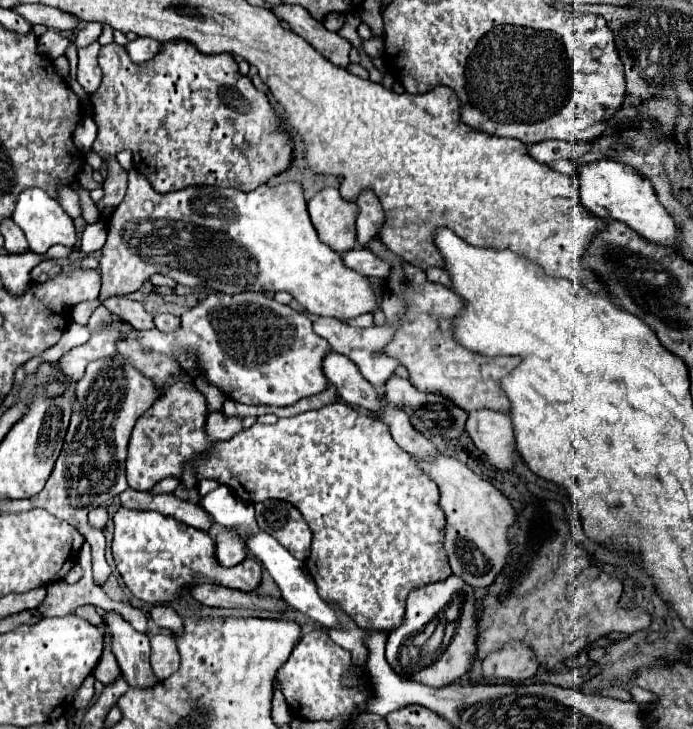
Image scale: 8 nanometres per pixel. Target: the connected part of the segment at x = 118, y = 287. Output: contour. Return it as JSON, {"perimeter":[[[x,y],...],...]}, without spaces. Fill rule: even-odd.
{"perimeter":[[[129,170],[129,186],[127,186],[127,194],[123,198],[123,202],[113,210],[111,218],[109,218],[109,226],[107,226],[107,242],[101,250],[101,260],[99,260],[99,268],[101,268],[101,276],[103,276],[103,286],[101,286],[101,294],[95,302],[83,302],[83,304],[77,304],[73,310],[71,310],[71,318],[73,322],[77,324],[87,324],[89,322],[89,316],[91,312],[101,306],[107,298],[113,298],[113,296],[127,296],[127,294],[133,294],[137,292],[153,274],[163,274],[163,276],[169,276],[173,278],[177,284],[181,286],[207,286],[215,292],[223,292],[223,294],[237,294],[237,292],[243,292],[243,290],[253,290],[253,292],[279,292],[279,290],[285,290],[289,292],[305,310],[309,310],[311,314],[317,314],[317,316],[335,316],[339,320],[347,320],[347,318],[355,318],[359,314],[365,314],[365,312],[373,312],[375,310],[375,294],[367,282],[365,276],[349,270],[341,256],[337,252],[333,252],[327,244],[323,244],[319,238],[317,238],[317,232],[309,220],[309,214],[307,214],[307,204],[305,204],[305,196],[303,196],[303,188],[297,180],[289,180],[289,182],[283,182],[283,184],[261,184],[259,188],[255,188],[253,192],[241,192],[241,190],[229,190],[229,188],[219,188],[219,186],[187,186],[187,188],[181,188],[181,190],[175,190],[175,192],[167,192],[167,194],[161,194],[157,192],[149,180],[139,174],[137,170]]]}

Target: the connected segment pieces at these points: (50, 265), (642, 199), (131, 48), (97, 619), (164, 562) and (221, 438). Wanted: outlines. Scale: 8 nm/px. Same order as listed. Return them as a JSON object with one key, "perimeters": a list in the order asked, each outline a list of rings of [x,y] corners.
{"perimeters":[[[[43,260],[40,264],[38,264],[31,271],[31,279],[37,279],[42,273],[49,274],[49,276],[55,276],[55,272],[59,272],[61,270],[61,266],[59,264],[55,264],[53,260]]],[[[597,160],[589,164],[579,164],[573,172],[579,180],[581,202],[587,210],[597,214],[599,218],[611,218],[625,222],[629,228],[639,232],[639,236],[663,244],[673,246],[677,240],[677,228],[667,210],[659,204],[651,182],[639,174],[635,168],[615,162],[615,160]]],[[[135,38],[133,42],[129,42],[125,46],[129,58],[135,62],[135,64],[141,64],[141,62],[147,62],[151,60],[161,48],[161,42],[157,40],[151,40],[151,38]]],[[[84,605],[77,608],[75,614],[81,618],[89,620],[102,633],[105,633],[105,625],[103,624],[102,618],[98,615],[92,605]]],[[[119,508],[113,514],[115,534],[113,534],[113,558],[117,564],[119,574],[127,588],[143,602],[159,604],[171,602],[181,594],[185,584],[223,584],[235,590],[253,590],[261,580],[261,566],[257,560],[243,560],[233,568],[219,568],[213,556],[213,540],[175,518],[163,516],[153,510],[129,510]]],[[[211,412],[207,416],[205,434],[211,438],[211,442],[225,442],[231,436],[235,436],[241,430],[241,418],[225,418],[221,412]]]]}

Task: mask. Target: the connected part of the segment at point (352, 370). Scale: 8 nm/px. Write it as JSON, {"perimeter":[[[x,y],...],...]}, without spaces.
{"perimeter":[[[327,352],[323,358],[323,374],[327,376],[329,384],[337,388],[339,398],[343,398],[347,404],[357,406],[361,410],[371,412],[375,408],[375,388],[359,376],[359,370],[355,364],[337,352]]]}

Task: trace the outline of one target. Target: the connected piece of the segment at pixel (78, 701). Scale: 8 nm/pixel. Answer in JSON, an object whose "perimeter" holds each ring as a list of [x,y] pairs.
{"perimeter":[[[89,676],[85,682],[83,682],[83,686],[77,690],[77,694],[75,694],[75,708],[87,708],[87,704],[89,704],[89,700],[91,700],[91,696],[93,696],[93,684],[95,684],[95,678],[93,676]]]}

